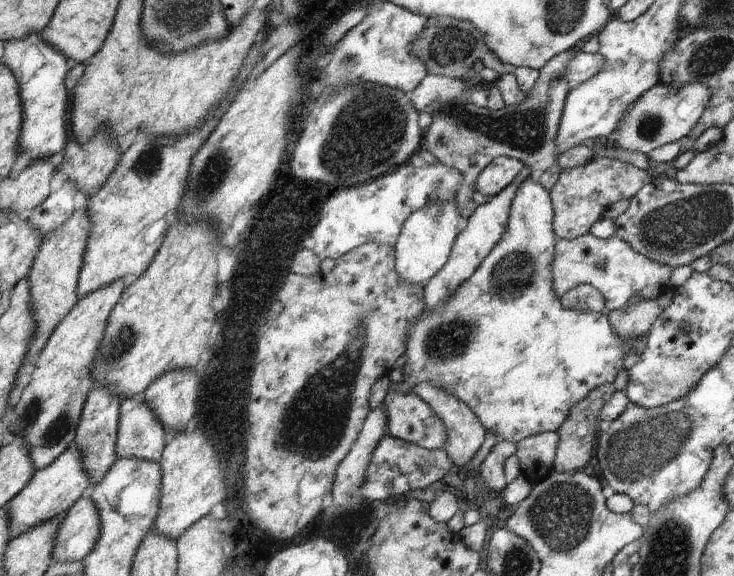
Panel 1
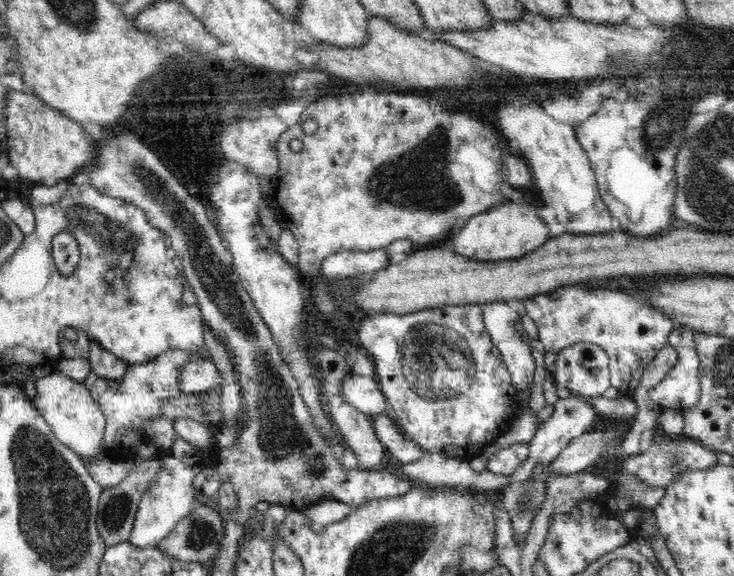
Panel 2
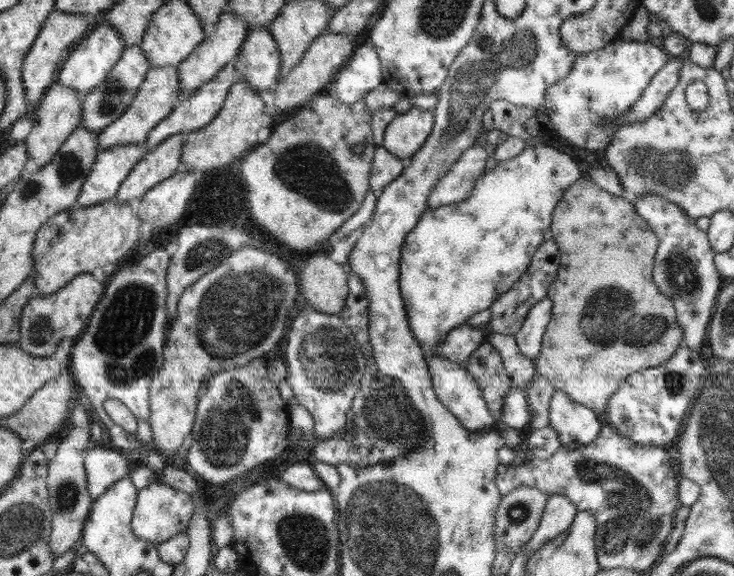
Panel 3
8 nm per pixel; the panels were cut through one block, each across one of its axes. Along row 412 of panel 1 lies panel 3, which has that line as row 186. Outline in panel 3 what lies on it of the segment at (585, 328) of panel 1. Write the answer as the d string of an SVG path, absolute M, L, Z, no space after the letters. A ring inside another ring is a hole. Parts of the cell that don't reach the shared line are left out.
M540 143L538 145L527 144L526 148L516 156L514 159L501 161L496 164L495 168L492 170L484 170L481 176L474 183L474 189L472 193L466 197L466 200L458 202L456 204L439 206L438 208L428 208L425 213L420 218L420 221L416 224L416 227L404 238L404 243L401 248L401 257L399 264L399 287L400 295L404 302L404 308L406 310L406 316L408 319L408 324L410 325L410 330L413 332L414 338L418 341L420 348L425 354L425 359L427 360L427 365L429 368L429 374L431 376L431 382L438 397L438 400L458 419L459 424L463 426L468 431L485 430L486 427L498 427L499 420L490 414L488 410L488 405L486 401L482 398L482 393L478 383L475 382L473 376L467 371L467 369L462 364L456 364L447 360L445 356L441 356L441 352L437 350L440 343L445 341L445 336L447 332L450 332L453 328L460 326L467 322L476 312L482 312L483 310L488 310L494 300L498 296L502 296L512 288L512 285L525 274L528 265L530 264L533 254L539 249L540 244L543 240L550 237L548 231L550 229L550 224L552 224L552 213L554 207L560 200L562 200L562 194L570 187L574 182L577 182L586 173L585 168L580 162L574 161L567 153L558 151L554 147L546 145L546 143Z

